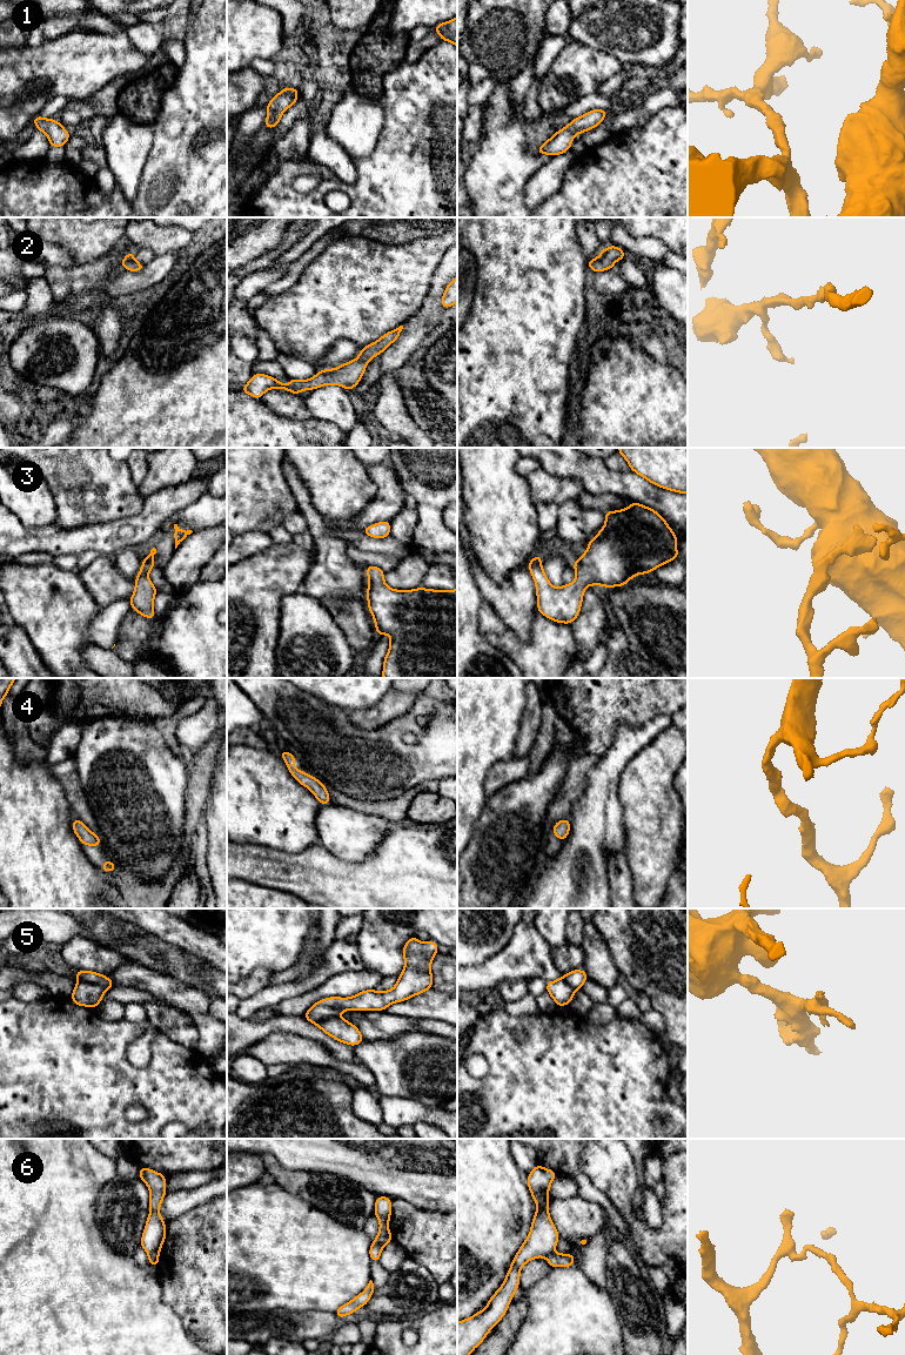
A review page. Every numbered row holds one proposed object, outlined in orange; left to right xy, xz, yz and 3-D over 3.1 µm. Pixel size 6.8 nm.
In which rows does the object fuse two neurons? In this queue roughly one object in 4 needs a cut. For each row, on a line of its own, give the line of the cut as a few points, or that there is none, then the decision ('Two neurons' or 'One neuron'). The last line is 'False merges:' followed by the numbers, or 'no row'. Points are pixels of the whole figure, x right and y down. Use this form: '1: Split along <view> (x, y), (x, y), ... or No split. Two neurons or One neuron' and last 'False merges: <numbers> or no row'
1: No split. One neuron
2: No split. One neuron
3: No split. One neuron
4: No split. One neuron
5: Split along xy (78, 979), (101, 984), (107, 988). Two neurons
6: Split along xy (158, 1254), (148, 1256). Two neurons
False merges: 5, 6

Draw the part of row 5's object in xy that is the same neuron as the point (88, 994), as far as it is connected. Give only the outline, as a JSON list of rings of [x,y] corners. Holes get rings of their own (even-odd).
[[[78,980],[71,998],[78,1006],[95,1008],[107,990],[102,985]]]

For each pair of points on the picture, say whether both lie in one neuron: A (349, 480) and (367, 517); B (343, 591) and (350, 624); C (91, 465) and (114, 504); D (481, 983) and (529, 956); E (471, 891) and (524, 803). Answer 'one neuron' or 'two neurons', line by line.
A: two neurons
B: one neuron
C: one neuron
D: one neuron
E: one neuron

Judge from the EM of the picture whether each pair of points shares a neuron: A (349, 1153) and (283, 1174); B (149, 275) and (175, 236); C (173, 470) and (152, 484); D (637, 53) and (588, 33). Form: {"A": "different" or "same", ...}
{"A": "different", "B": "different", "C": "same", "D": "same"}

